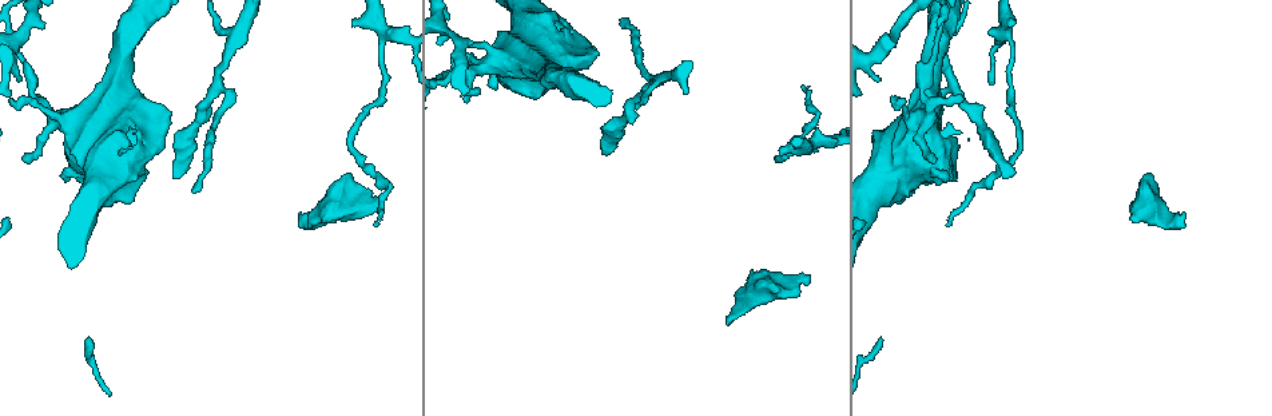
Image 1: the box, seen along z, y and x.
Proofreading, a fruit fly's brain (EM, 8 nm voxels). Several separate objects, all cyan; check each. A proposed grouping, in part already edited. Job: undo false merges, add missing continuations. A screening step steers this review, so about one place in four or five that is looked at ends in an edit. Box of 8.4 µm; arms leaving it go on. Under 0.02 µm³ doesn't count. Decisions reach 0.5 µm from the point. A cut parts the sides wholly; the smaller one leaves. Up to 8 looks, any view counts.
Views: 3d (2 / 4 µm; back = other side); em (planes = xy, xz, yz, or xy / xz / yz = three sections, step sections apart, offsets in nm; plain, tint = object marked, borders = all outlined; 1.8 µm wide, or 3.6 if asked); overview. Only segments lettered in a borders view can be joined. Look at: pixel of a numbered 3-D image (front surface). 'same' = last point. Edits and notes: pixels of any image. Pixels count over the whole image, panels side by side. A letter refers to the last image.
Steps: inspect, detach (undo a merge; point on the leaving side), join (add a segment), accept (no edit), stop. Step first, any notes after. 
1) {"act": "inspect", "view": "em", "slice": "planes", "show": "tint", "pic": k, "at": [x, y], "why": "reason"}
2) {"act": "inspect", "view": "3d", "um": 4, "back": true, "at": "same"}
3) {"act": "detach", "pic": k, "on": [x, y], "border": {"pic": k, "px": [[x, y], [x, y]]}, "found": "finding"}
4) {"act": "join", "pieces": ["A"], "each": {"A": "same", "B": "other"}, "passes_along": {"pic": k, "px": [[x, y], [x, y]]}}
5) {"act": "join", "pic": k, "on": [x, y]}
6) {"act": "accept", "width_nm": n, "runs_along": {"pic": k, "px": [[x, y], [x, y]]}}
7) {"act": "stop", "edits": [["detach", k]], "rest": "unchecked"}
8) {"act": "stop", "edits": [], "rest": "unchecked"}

{"act": "inspect", "view": "3d", "um": 2, "pic": 1, "at": [807, 274]}

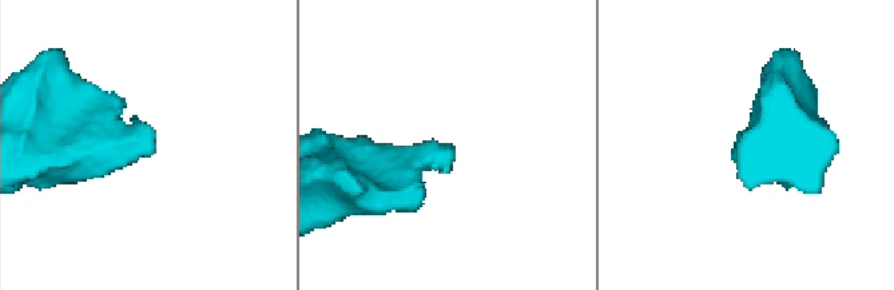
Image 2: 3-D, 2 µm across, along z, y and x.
{"act": "inspect", "view": "em", "slice": "xy", "step": 16, "show": "borders", "pic": 2, "at": [150, 154], "why": "now the EM"}

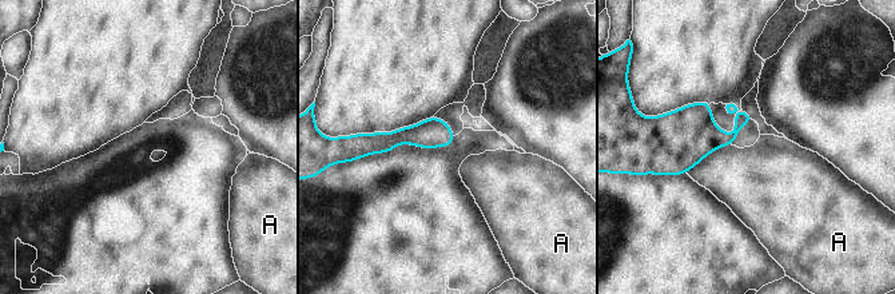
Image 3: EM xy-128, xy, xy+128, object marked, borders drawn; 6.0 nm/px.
{"act": "accept", "each": {"A": "other"}, "found": "none of them fits"}

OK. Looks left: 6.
{"act": "inspect", "view": "em", "slice": "xy", "step": 8, "show": "tint", "pic": 1, "at": [810, 148], "why": "three-way junction"}

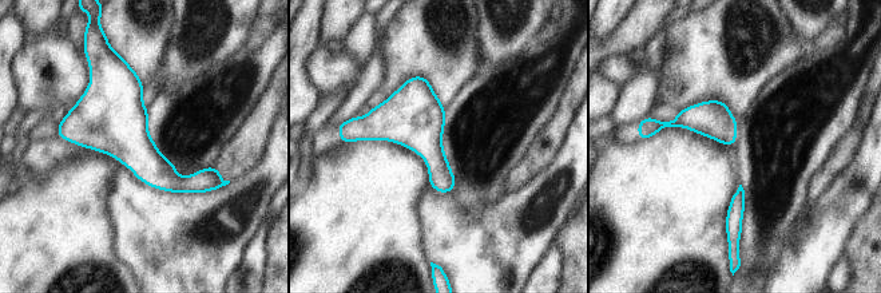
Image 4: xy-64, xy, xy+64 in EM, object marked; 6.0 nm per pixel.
{"act": "inspect", "view": "em", "slice": "planes", "show": "tint", "at": "same"}

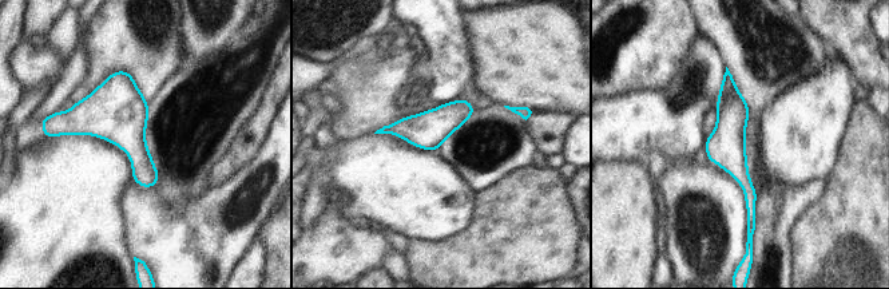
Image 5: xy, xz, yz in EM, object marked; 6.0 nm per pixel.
{"act": "inspect", "view": "em", "slice": "planes", "show": "borders", "at": "same", "why": "what lies round it"}

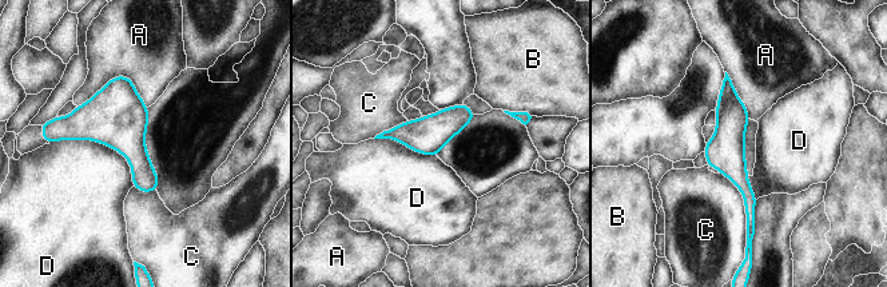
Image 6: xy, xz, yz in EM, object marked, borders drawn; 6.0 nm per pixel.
{"act": "accept", "width_nm": 220, "each": {"A": "other", "B": "other", "C": "other", "D": "other"}, "runs_along": {"pic": 6, "px": [[727, 82], [730, 160], [751, 223]]}, "found": "all the same neuron"}

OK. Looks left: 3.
{"act": "inspect", "view": "3d", "um": 4, "pic": 1, "at": [727, 324], "why": "an open end"}

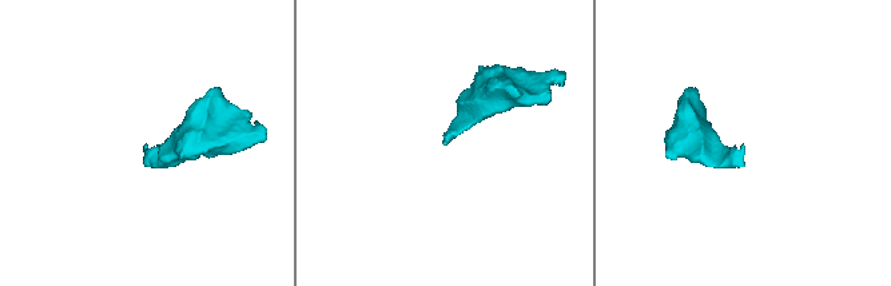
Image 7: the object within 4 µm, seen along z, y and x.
{"act": "inspect", "view": "em", "slice": "planes", "show": "borders", "pic": 7, "at": [445, 143]}

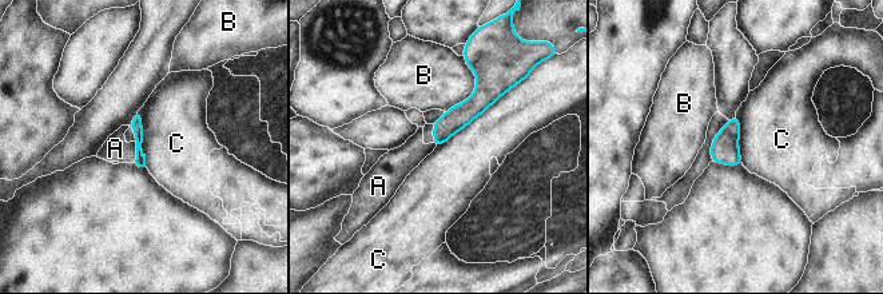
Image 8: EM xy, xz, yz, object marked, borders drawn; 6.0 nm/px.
{"act": "join", "pic": 8, "on": [115, 149], "each": {"A": "same", "B": "other", "C": "other"}, "passes_along": {"pic": 8, "px": [[136, 126], [135, 150], [115, 149]]}, "found": "the neuron continues"}

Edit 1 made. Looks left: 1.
{"act": "stop", "edits": [["join", 8]], "rest": "unchecked"}

